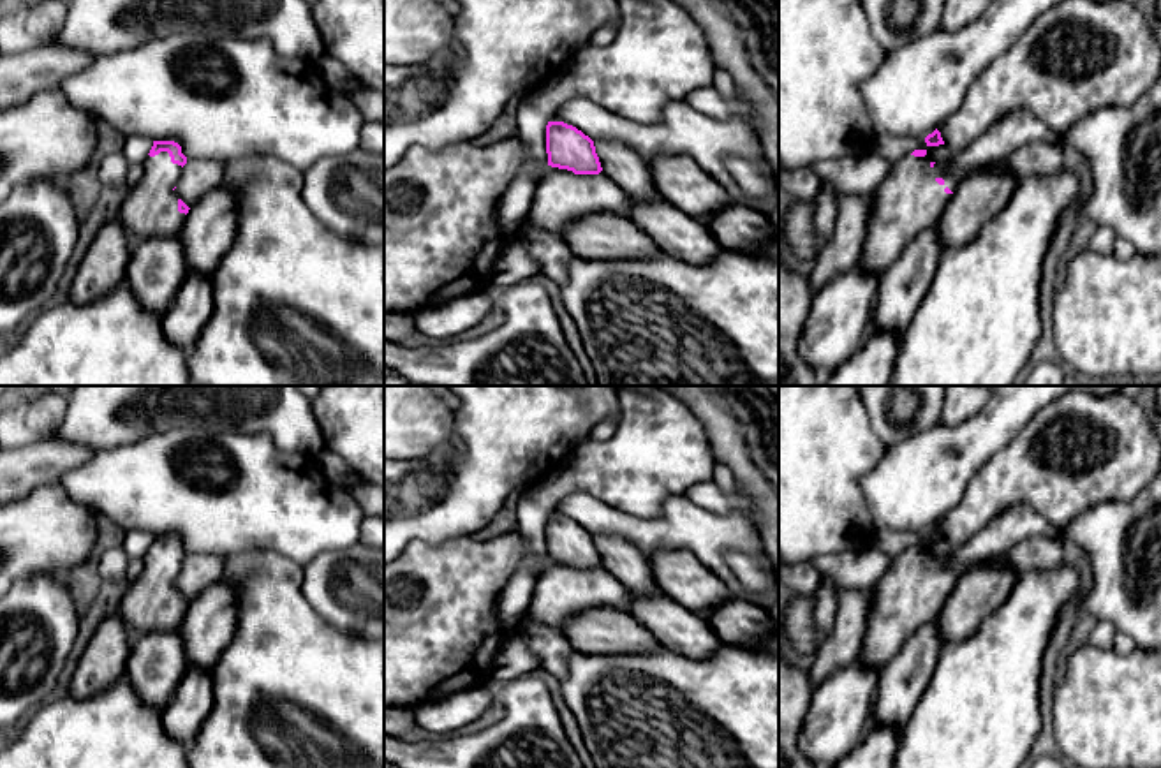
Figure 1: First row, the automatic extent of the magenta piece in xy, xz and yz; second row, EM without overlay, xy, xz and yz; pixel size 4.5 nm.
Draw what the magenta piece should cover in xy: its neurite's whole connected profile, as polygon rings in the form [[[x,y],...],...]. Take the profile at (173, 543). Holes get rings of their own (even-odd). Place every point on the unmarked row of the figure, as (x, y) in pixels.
[[[153,535],[144,553],[143,571],[129,583],[118,615],[137,636],[153,631],[178,629],[185,618],[189,601],[174,587],[187,551],[174,535]]]

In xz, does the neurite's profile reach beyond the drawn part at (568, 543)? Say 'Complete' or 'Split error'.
Split error

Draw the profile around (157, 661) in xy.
[[[178,629],[153,631],[134,636],[123,678],[144,705],[164,710],[187,669]]]

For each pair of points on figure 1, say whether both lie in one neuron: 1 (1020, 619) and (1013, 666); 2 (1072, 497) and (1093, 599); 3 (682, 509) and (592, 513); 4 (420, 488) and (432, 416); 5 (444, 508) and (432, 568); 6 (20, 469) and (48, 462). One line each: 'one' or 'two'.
1: one
2: two
3: one
4: two
5: two
6: one

